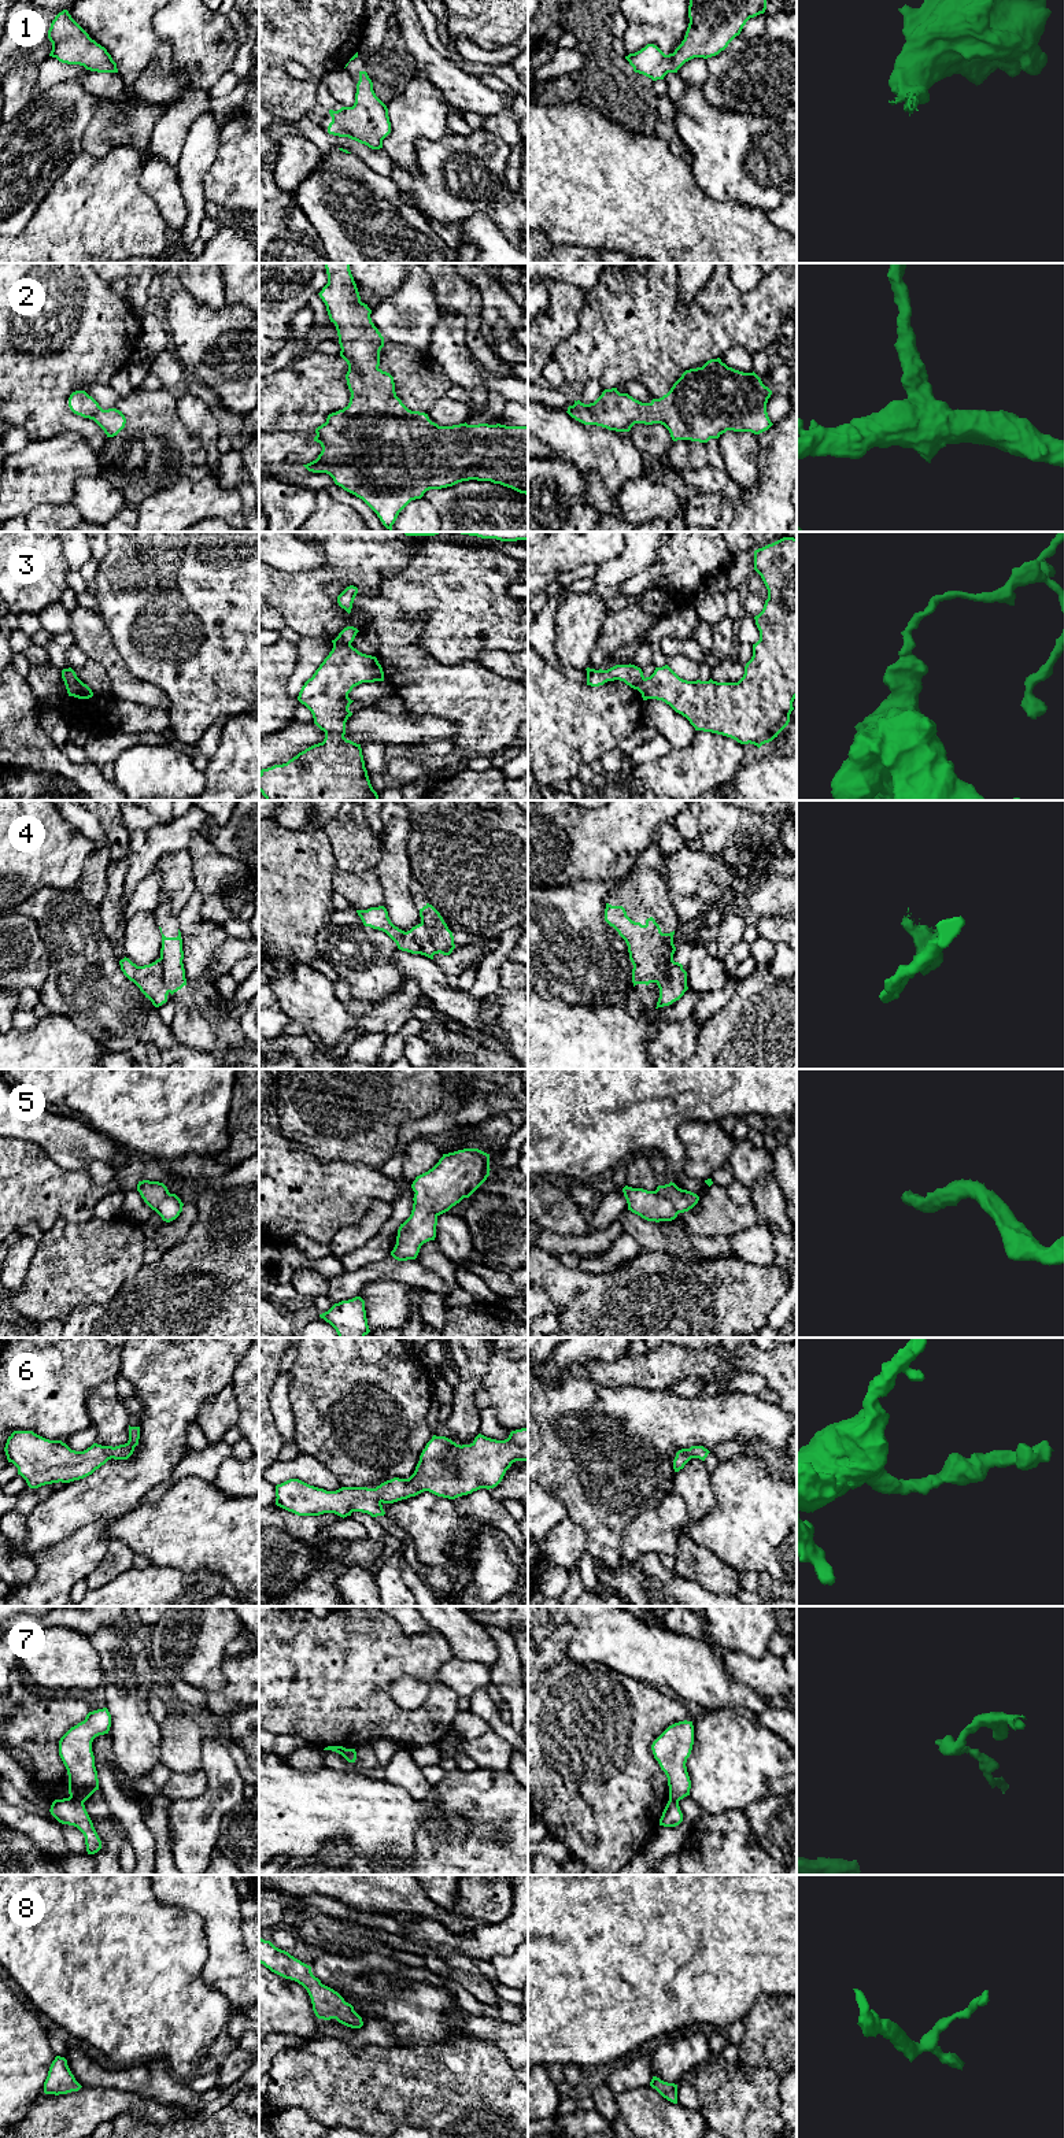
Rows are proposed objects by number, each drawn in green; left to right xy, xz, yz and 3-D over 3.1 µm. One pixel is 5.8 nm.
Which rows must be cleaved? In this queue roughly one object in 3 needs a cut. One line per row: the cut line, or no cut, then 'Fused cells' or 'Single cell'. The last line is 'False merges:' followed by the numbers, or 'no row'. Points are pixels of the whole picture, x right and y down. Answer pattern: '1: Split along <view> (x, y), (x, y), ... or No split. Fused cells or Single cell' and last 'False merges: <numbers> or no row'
1: No split. Single cell
2: No split. Single cell
3: Split along xz (350, 643), (333, 646). Fused cells
4: Split along xy (159, 958), (163, 986), (169, 991). Fused cells
5: No split. Single cell
6: No split. Single cell
7: Split along xy (69, 1797), (82, 1802). Fused cells
8: No split. Single cell
False merges: 3, 4, 7

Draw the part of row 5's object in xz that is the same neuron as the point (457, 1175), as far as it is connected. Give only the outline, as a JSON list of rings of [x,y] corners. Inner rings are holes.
[[[463,1148],[443,1154],[428,1172],[415,1177],[411,1184],[414,1203],[410,1217],[400,1224],[396,1244],[391,1255],[398,1261],[415,1260],[424,1243],[435,1240],[437,1217],[448,1212],[463,1198],[469,1198],[489,1176],[489,1154],[479,1148]]]

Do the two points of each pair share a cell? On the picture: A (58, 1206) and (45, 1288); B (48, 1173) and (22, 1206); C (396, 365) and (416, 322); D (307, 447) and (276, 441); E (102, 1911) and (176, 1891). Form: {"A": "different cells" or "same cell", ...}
{"A": "different cells", "B": "same cell", "C": "different cells", "D": "same cell", "E": "different cells"}

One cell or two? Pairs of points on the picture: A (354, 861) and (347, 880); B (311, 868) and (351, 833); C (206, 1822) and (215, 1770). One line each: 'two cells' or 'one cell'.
A: two cells
B: two cells
C: one cell

